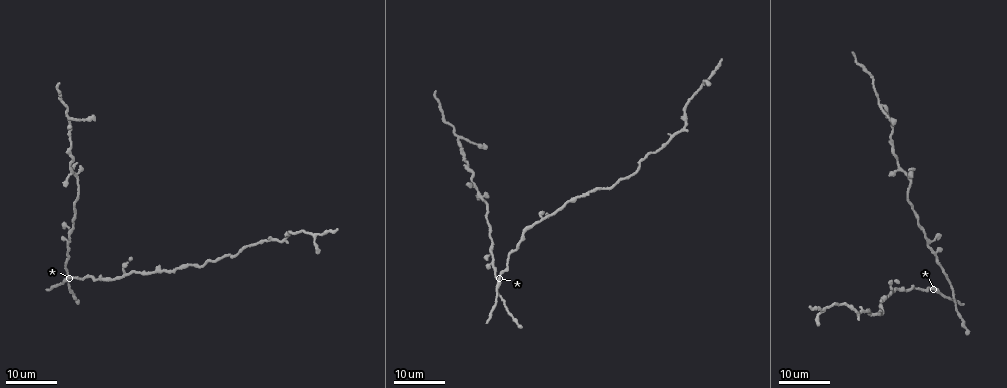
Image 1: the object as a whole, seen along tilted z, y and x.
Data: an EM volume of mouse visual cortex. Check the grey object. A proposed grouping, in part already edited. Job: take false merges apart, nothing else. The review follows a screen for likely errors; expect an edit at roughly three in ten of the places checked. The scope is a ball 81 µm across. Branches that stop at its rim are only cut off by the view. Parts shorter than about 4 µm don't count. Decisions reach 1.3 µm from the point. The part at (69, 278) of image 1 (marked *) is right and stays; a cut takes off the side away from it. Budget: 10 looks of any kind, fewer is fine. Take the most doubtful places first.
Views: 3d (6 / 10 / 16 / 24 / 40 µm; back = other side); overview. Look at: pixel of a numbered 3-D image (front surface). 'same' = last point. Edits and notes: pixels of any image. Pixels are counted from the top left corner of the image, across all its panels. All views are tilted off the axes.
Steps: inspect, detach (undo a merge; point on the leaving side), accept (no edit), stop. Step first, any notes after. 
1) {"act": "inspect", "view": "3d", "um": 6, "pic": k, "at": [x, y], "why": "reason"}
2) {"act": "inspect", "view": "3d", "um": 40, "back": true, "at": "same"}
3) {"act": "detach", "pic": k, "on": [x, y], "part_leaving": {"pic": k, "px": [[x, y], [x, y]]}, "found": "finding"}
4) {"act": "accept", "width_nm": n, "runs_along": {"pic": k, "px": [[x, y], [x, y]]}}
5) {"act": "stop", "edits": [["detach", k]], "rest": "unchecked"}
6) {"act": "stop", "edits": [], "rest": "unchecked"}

{"act": "inspect", "view": "3d", "um": 16, "pic": 1, "at": [497, 299], "why": "two arms in line, one across"}

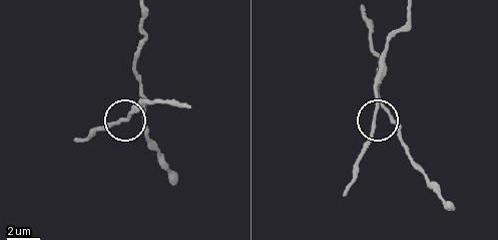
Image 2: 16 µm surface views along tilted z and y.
{"act": "inspect", "view": "3d", "um": 10, "pic": 2, "at": [374, 126], "why": "closer look"}

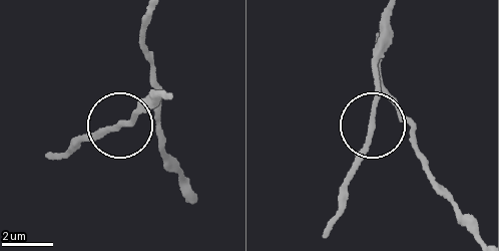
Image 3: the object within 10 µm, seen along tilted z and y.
{"act": "accept", "arms": 3, "runs_along": {"pic": 3, "px": [[162, 94], [123, 126], [73, 147]]}, "found": "continuous, no second neuron"}

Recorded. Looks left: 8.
{"act": "inspect", "view": "3d", "um": 24, "pic": 1, "at": [544, 218], "why": "arms part here"}

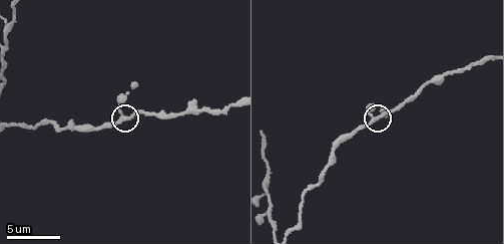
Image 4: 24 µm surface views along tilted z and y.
{"act": "inspect", "view": "3d", "um": 6, "pic": 4, "at": [377, 117], "why": "zoom in"}

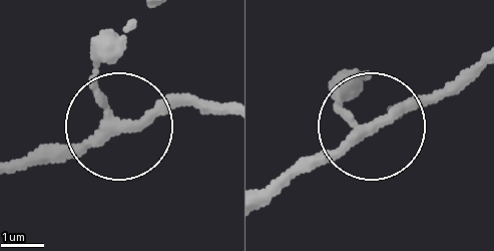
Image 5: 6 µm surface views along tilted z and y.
{"act": "accept", "runs_along": {"pic": 5, "px": [[13, 161], [104, 136], [93, 42]]}, "found": "all the same neuron"}

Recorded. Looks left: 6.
{"act": "inspect", "view": "3d", "um": 24, "pic": 1, "at": [878, 106], "why": "small branch off a trunk"}

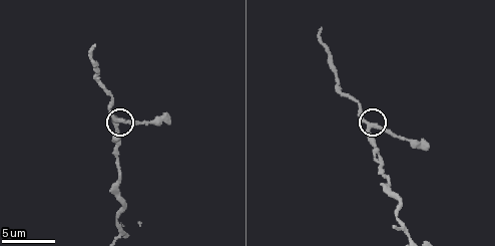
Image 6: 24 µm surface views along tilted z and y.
{"act": "inspect", "view": "3d", "um": 6, "pic": 6, "at": [368, 124]}

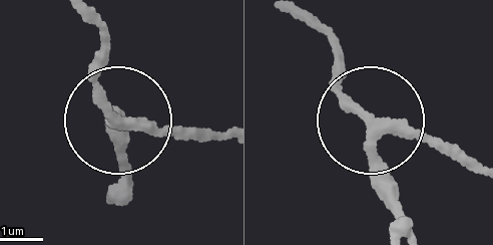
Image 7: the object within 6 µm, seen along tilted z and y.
{"act": "accept", "found": "continuous, no second neuron"}

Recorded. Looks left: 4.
{"act": "inspect", "view": "3d", "um": 24, "pic": 1, "at": [854, 312], "why": "calibre changes"}

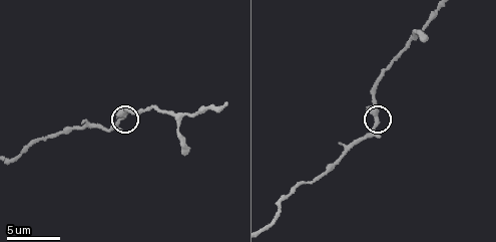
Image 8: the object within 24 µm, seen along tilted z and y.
{"act": "inspect", "view": "3d", "um": 6, "pic": 8, "at": [373, 124], "why": "closer look"}

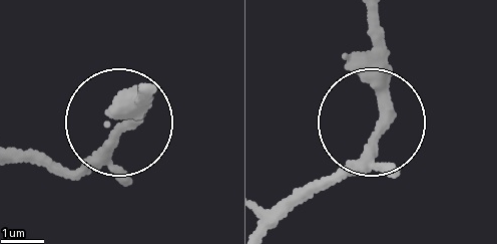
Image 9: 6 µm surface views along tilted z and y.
{"act": "accept", "runs_along": {"pic": 9, "px": [[279, 227], [364, 149], [382, 95], [373, 23]]}, "found": "all the same neuron"}

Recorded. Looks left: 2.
{"act": "inspect", "view": "3d", "um": 10, "pic": 6, "at": [387, 183], "why": "thick turns thin"}

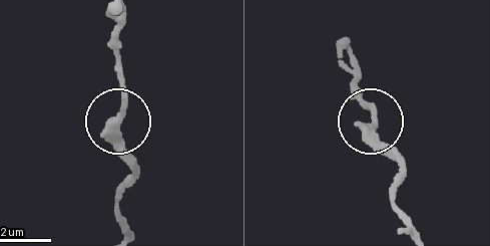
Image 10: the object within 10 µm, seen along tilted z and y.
{"act": "inspect", "view": "3d", "um": 6, "pic": 10, "at": [115, 118]}

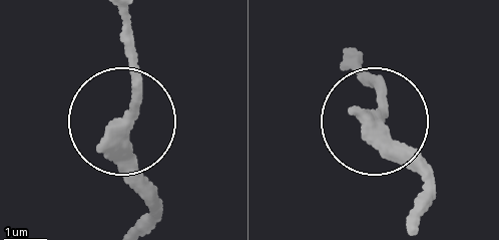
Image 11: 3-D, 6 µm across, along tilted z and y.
{"act": "accept", "runs_along": {"pic": 11, "px": [[131, 229], [145, 202], [123, 124], [135, 99], [133, 40]]}, "found": "continuous, no second neuron"}

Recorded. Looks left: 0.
{"act": "stop", "edits": [], "rest": "unchecked"}

